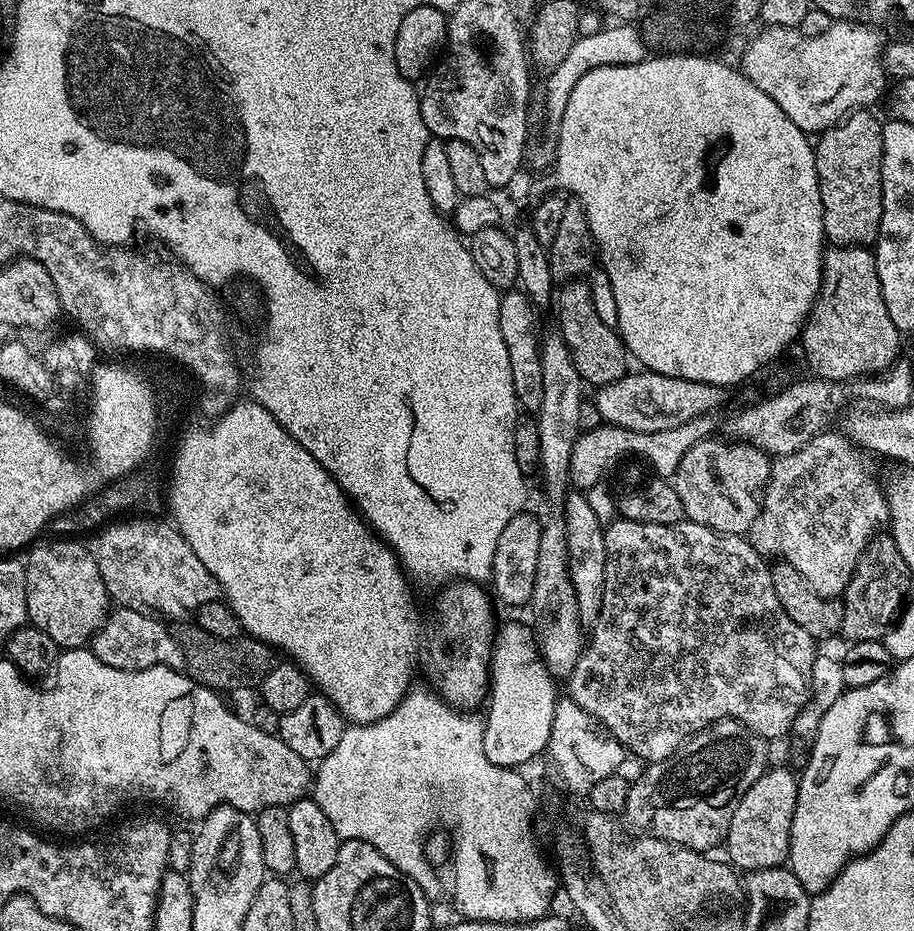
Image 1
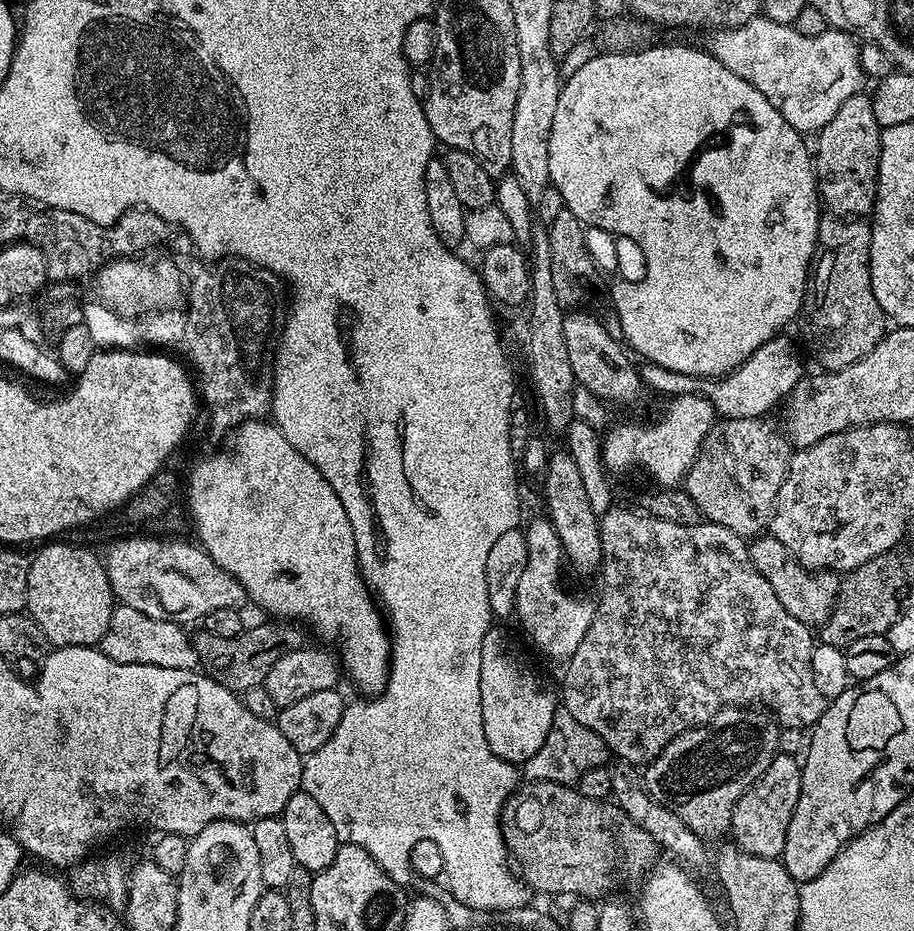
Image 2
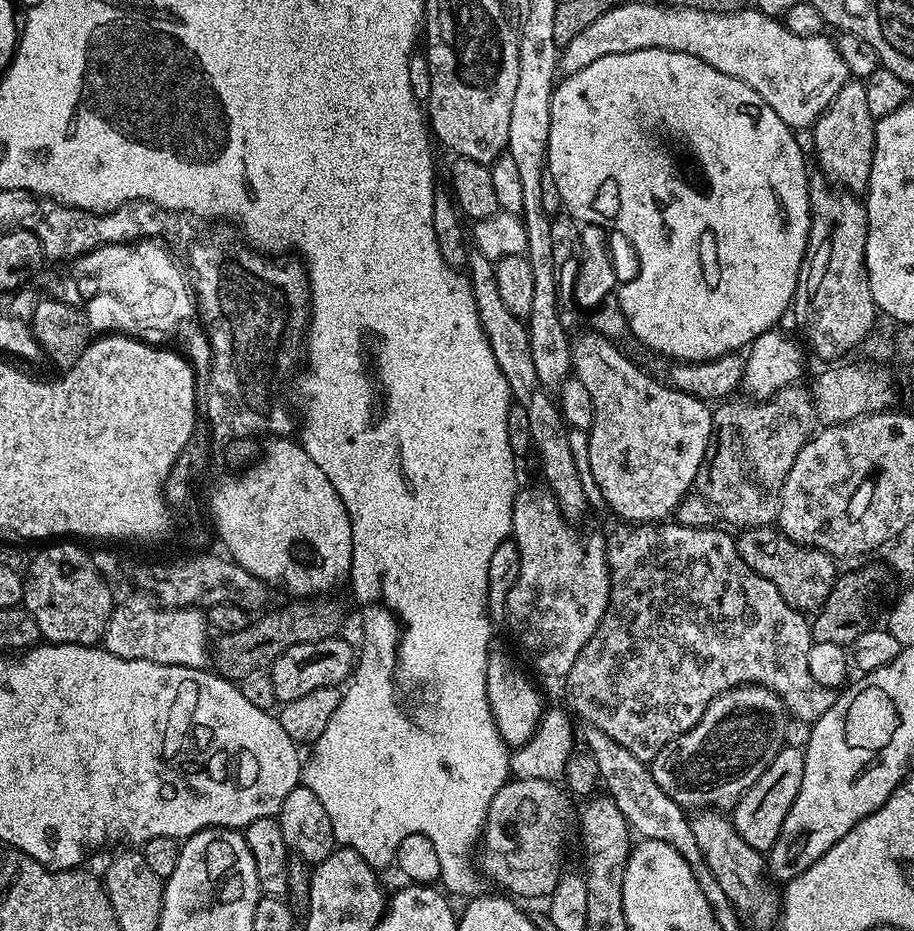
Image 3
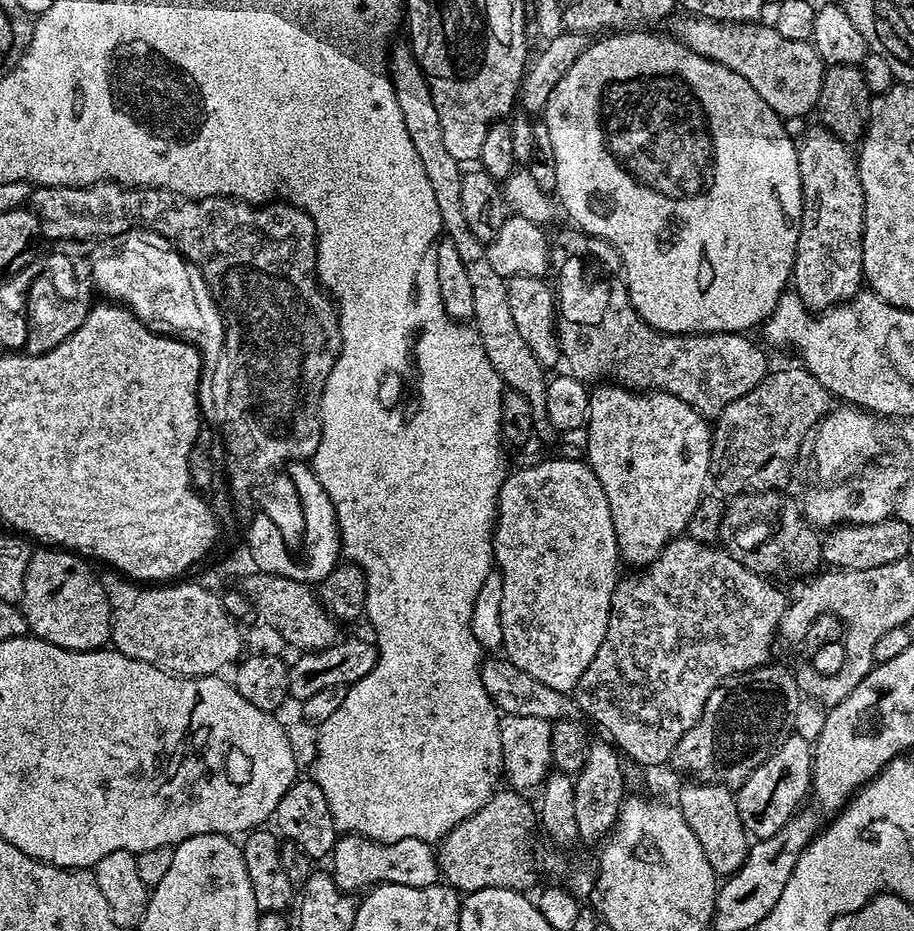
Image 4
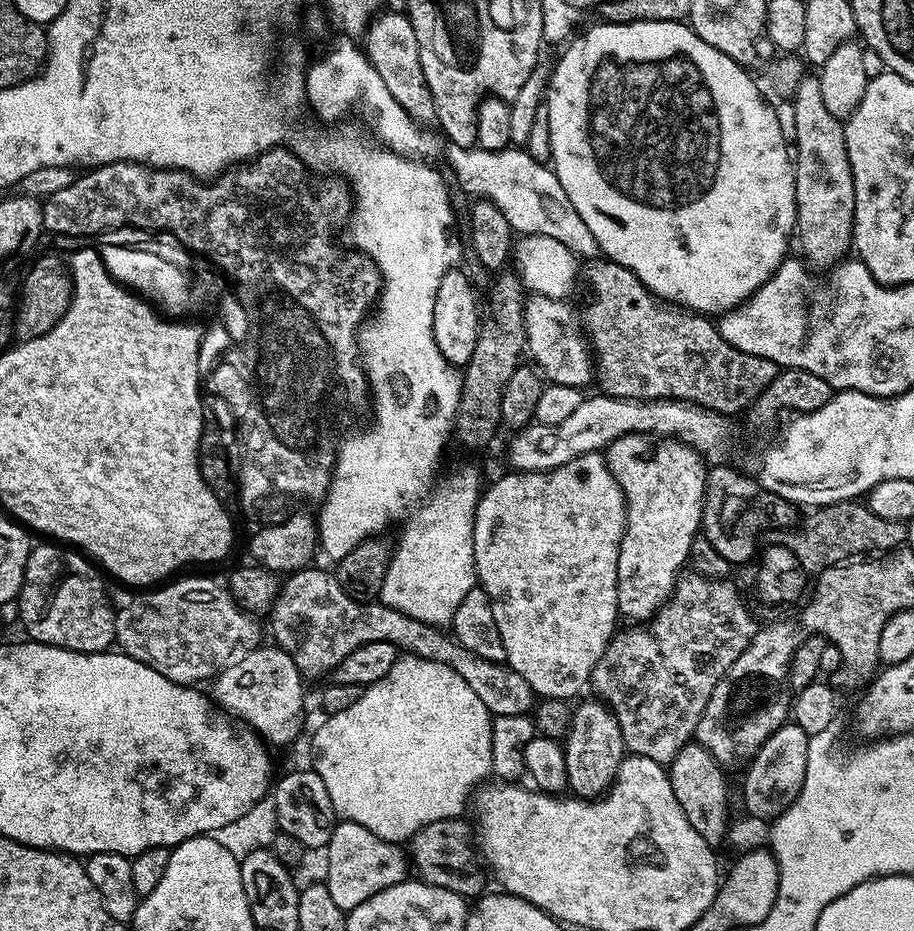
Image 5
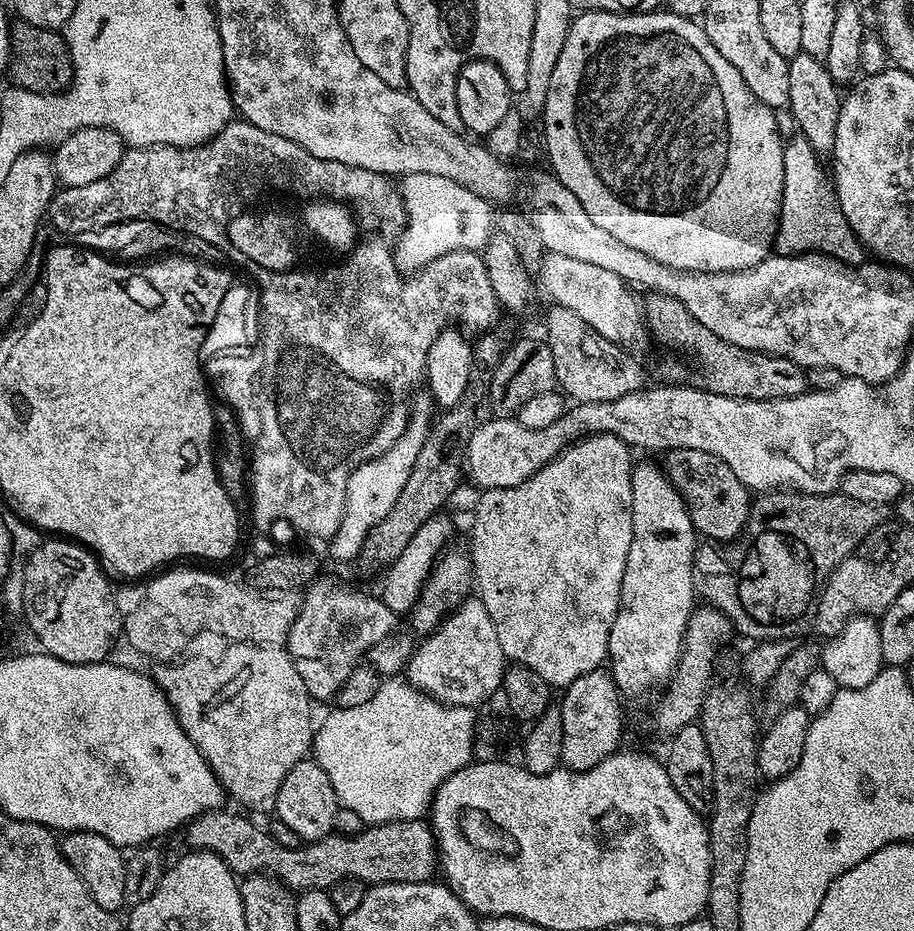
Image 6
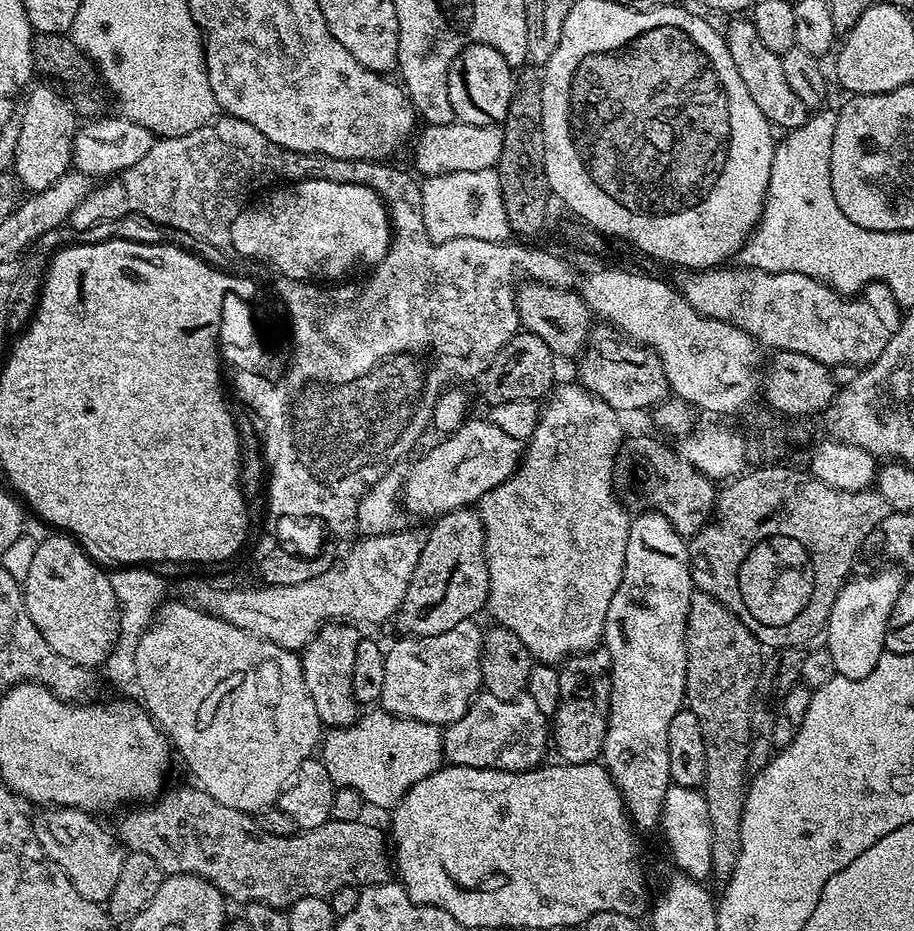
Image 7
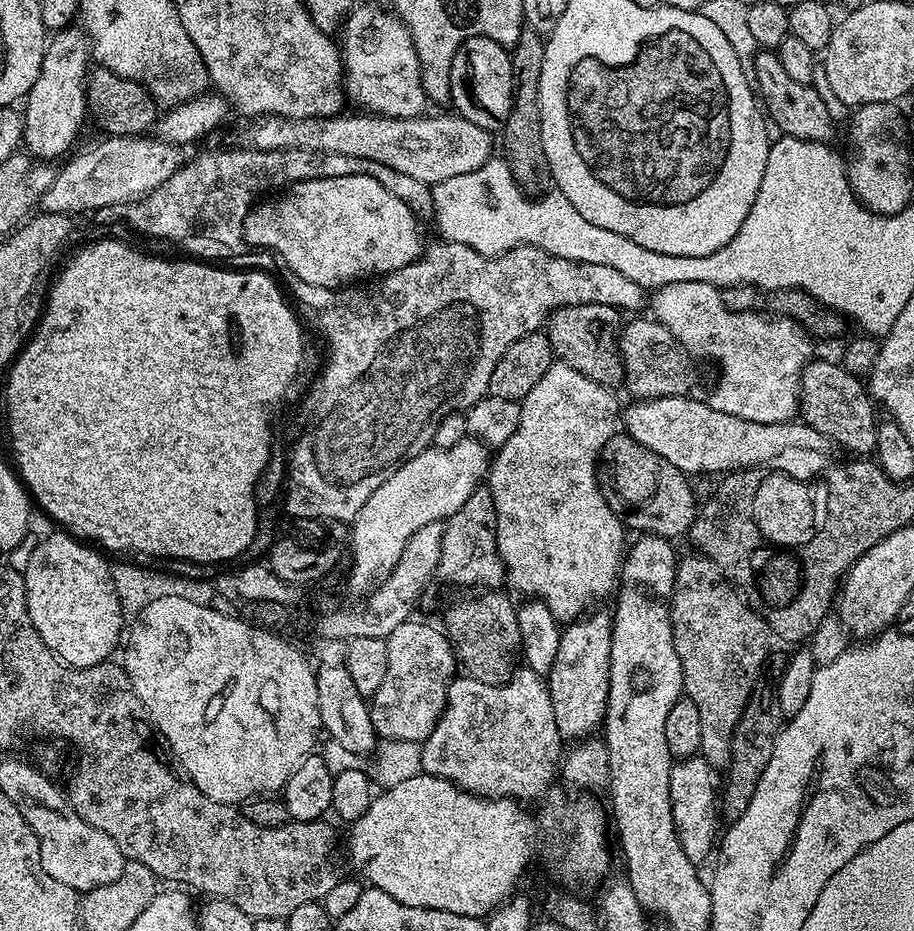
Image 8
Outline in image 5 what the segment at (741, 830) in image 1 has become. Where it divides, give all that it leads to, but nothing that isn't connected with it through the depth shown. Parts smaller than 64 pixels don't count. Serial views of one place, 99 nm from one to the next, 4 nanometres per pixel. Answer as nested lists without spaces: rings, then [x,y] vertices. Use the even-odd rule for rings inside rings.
[[[789,722],[774,730],[774,734],[770,734],[770,738],[766,738],[764,745],[756,751],[744,776],[744,804],[750,815],[771,822],[792,805],[806,778],[808,738],[802,726]]]

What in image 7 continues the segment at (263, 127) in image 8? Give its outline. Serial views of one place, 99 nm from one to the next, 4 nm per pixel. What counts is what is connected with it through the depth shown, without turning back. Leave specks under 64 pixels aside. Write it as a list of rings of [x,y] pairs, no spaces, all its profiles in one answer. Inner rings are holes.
[[[459,122],[429,124],[423,130],[425,132],[421,131],[411,145],[411,148],[413,147],[411,167],[424,178],[447,172],[477,172],[496,168],[502,156],[503,127],[498,124],[490,126],[474,126]]]

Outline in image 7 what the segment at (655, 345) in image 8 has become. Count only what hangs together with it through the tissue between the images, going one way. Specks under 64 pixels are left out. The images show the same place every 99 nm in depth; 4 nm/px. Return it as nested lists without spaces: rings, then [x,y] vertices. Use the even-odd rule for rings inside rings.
[[[593,335],[590,343],[580,353],[578,357],[580,365],[576,368],[577,374],[580,375],[577,376],[580,385],[588,392],[593,392],[598,398],[602,398],[602,402],[606,402],[606,406],[610,406],[614,411],[621,414],[640,412],[643,408],[651,410],[657,404],[662,403],[663,400],[669,399],[670,389],[666,378],[666,370],[662,368],[662,362],[658,358],[658,354],[645,348],[643,344],[637,344],[627,338],[617,339],[615,335],[612,336]]]

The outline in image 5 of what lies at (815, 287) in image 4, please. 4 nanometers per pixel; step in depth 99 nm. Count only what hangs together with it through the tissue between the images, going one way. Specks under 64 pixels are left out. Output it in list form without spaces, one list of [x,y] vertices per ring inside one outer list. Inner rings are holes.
[[[806,74],[798,82],[790,101],[794,106],[795,133],[794,167],[796,170],[796,226],[795,235],[800,236],[799,255],[813,269],[835,268],[849,255],[852,248],[852,227],[854,226],[854,174],[850,170],[850,158],[846,154],[846,138],[841,117],[830,114],[826,101],[822,98],[820,77]]]

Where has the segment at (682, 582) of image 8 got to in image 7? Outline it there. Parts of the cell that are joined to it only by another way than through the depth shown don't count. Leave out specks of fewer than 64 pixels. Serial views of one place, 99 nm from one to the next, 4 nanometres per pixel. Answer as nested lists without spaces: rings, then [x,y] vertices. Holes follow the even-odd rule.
[[[693,591],[688,611],[688,661],[686,662],[686,686],[684,698],[687,711],[698,718],[702,726],[702,738],[706,750],[706,778],[702,785],[706,810],[710,810],[710,830],[712,831],[712,870],[720,882],[726,882],[738,866],[740,853],[740,831],[744,813],[744,795],[748,793],[750,773],[748,751],[752,741],[752,706],[756,698],[756,687],[760,681],[760,671],[764,669],[765,649],[758,638],[722,602],[710,594]]]

